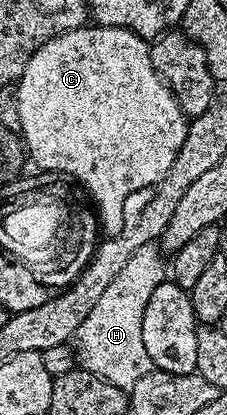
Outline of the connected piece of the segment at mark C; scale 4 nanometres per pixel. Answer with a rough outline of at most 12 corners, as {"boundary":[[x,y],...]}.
{"boundary":[[85,26],[16,84],[40,172],[105,237],[170,170],[189,117],[149,41]]}

